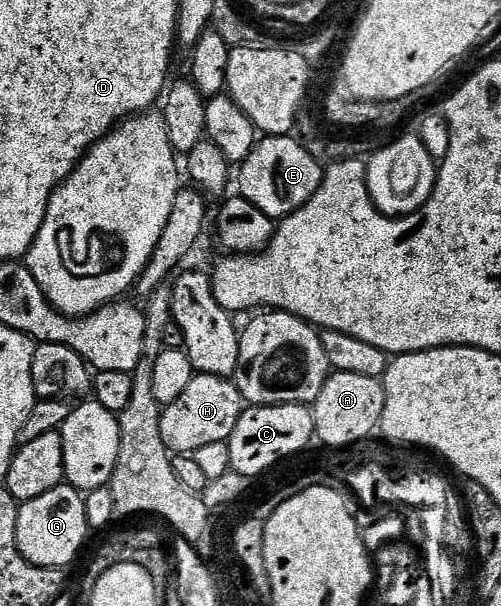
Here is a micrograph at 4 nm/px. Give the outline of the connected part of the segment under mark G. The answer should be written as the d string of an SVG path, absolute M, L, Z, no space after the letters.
M61 484L58 488L50 488L50 492L38 496L38 500L19 503L16 543L18 552L22 552L25 560L35 566L68 568L79 556L84 541L90 537L84 500L85 495L81 491Z

